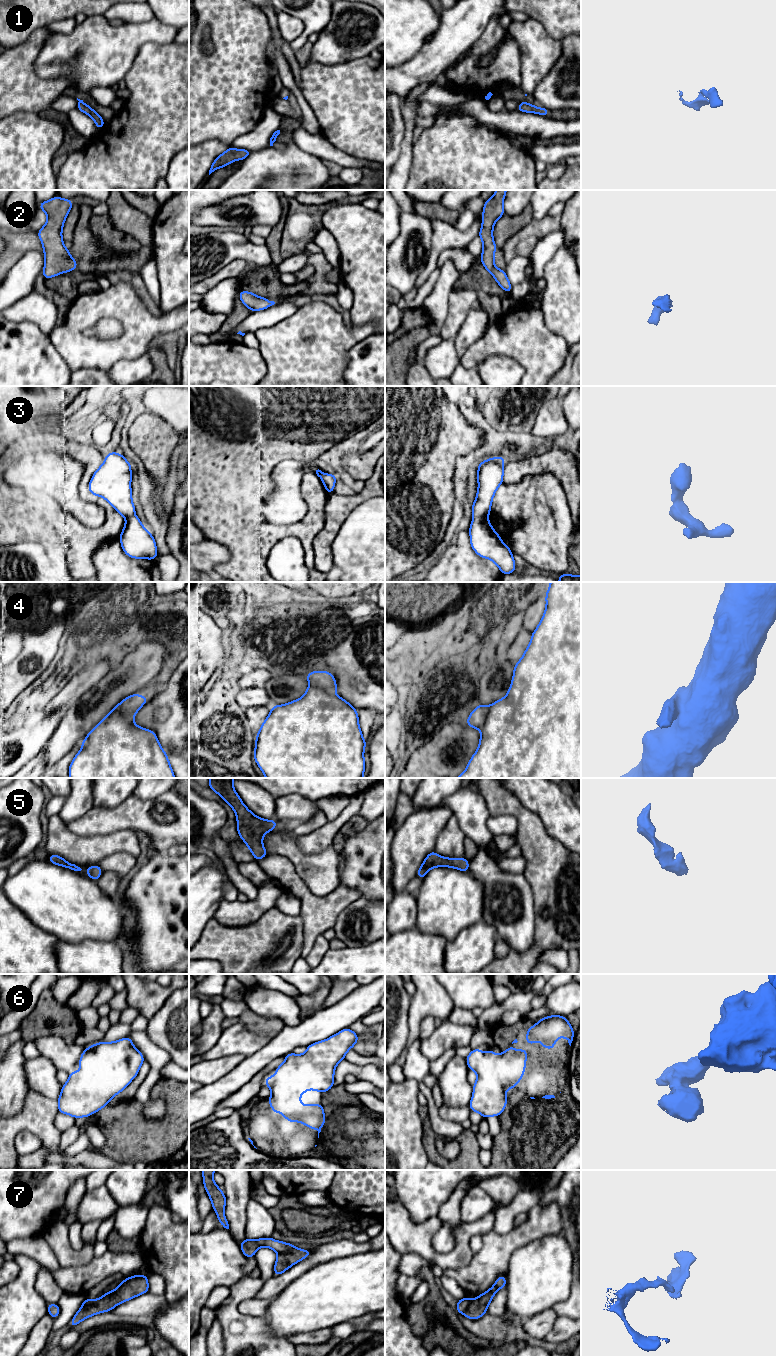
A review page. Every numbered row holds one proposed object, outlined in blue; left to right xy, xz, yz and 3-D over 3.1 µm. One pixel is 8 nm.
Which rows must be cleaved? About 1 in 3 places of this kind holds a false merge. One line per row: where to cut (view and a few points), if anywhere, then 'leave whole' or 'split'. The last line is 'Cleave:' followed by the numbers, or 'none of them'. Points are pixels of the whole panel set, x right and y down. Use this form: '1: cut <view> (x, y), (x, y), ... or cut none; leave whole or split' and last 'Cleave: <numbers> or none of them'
1: cut xy (79, 101), (82, 102); split
2: cut none; leave whole
3: cut none; leave whole
4: cut xz (310, 685), (333, 694); split
5: cut none; leave whole
6: cut xy (91, 1046), (103, 1060), (103, 1073), (100, 1076); split
7: cut xz (294, 1247), (278, 1254); split
Cleave: 1, 4, 6, 7

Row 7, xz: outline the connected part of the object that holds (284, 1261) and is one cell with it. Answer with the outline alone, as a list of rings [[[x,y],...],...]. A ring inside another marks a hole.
[[[294,1248],[289,1252],[280,1253],[274,1265],[274,1276],[279,1276],[294,1264],[310,1256],[312,1251]]]

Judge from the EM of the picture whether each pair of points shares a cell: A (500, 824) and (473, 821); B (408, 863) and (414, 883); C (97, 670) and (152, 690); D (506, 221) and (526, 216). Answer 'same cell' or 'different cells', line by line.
A: different cells
B: different cells
C: same cell
D: same cell

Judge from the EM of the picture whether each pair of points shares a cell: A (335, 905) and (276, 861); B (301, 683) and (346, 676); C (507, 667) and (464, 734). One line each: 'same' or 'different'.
A: same
B: different
C: different

